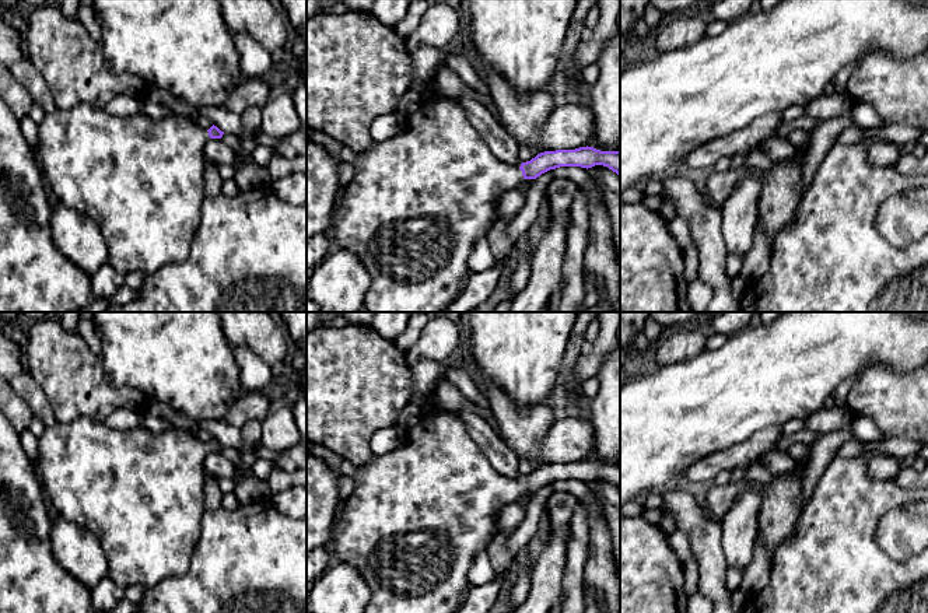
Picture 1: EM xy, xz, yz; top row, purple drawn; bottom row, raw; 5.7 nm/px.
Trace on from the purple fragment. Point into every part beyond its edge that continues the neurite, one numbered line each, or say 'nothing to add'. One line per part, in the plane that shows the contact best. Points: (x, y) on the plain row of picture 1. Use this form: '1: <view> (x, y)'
1: xz (417, 517)

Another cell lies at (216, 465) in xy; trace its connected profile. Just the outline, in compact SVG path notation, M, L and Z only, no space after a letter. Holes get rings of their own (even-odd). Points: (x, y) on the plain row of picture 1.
M209 452L204 459L204 470L216 479L237 479L239 474L239 469L221 452Z

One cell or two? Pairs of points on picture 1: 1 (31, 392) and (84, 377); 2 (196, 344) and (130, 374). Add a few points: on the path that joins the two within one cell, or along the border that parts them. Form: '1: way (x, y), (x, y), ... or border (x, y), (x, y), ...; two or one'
1: border (23, 361), (44, 392), (56, 419); two
2: way (179, 344), (160, 344), (147, 357); one

